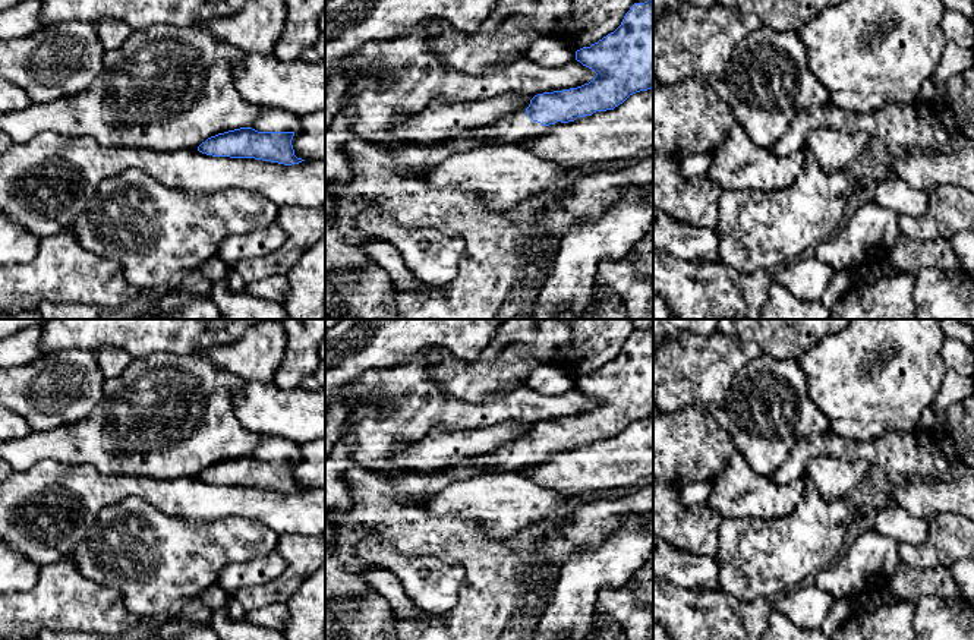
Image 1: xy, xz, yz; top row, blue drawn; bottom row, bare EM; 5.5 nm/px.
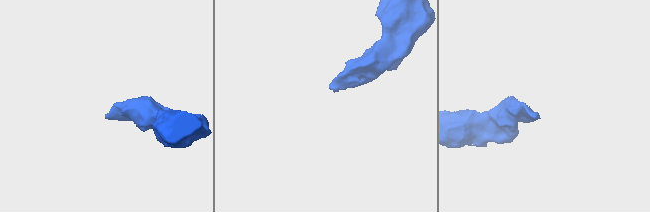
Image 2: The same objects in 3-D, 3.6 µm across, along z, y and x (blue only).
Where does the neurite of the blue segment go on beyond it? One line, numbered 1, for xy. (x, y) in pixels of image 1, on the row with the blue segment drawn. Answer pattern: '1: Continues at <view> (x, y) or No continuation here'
1: No continuation here

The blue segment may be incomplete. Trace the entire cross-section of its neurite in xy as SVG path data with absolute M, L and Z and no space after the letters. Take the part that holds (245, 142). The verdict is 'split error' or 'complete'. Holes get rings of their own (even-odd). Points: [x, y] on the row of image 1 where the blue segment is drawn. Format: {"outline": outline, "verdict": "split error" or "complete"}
{"outline": "M240 127L208 138L198 151L212 157L255 158L291 165L305 161L294 155L293 136L294 132L258 132Z", "verdict": "complete"}

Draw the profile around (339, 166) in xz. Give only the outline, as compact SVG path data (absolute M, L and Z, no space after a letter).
M343 104L325 129L325 186L343 187L353 179L353 160L346 152L346 145L357 138L353 126L356 108Z

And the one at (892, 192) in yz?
M883 174L874 192L874 202L899 217L921 218L929 208L929 192L912 187L896 176Z

